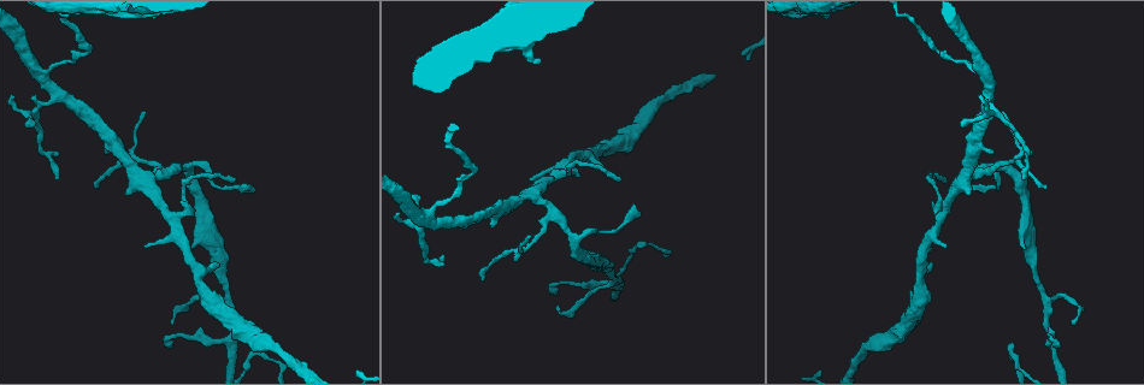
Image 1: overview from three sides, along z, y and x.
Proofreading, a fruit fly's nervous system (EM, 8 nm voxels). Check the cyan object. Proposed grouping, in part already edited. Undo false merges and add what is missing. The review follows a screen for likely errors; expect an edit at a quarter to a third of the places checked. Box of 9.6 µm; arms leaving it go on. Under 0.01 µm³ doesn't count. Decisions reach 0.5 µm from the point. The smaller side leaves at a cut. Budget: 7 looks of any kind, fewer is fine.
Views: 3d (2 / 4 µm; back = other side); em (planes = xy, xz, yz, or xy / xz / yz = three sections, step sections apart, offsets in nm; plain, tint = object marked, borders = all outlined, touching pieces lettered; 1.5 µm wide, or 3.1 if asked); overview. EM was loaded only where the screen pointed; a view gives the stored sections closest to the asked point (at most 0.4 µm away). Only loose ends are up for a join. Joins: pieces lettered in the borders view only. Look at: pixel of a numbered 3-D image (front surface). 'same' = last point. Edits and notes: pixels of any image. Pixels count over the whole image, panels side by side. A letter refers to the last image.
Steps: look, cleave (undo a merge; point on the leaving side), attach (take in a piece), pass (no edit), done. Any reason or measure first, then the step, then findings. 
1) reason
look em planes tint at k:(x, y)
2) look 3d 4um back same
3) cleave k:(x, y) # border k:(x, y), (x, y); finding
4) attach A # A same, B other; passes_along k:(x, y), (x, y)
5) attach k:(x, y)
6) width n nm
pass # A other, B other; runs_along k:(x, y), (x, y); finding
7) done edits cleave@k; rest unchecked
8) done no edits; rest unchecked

thin end
look em xz step 8 borders at 1:(944, 247)

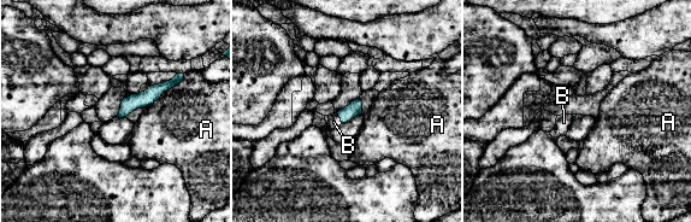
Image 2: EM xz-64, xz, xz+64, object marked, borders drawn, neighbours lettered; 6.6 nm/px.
attach B # A other, B same; passes_along 2:(354, 109), (340, 117), (334, 122); the neuron continues

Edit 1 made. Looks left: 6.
redraw
look overview

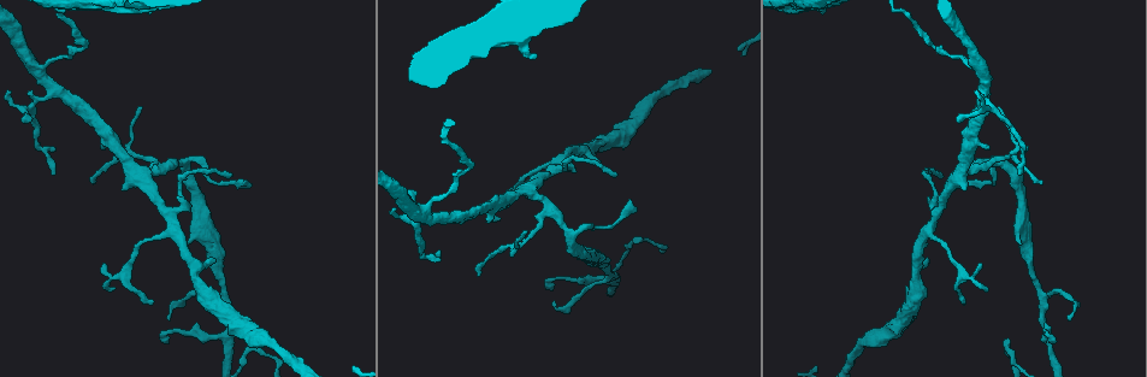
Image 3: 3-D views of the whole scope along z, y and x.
sharp bend
look 3d 4um at 3:(522, 244)

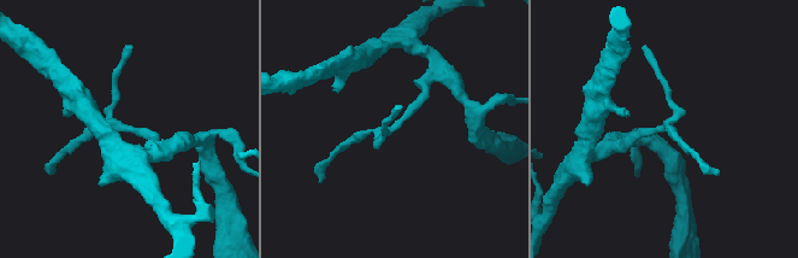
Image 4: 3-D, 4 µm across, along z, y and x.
need the tissue
look em xy step 8 tint at 4:(664, 130)

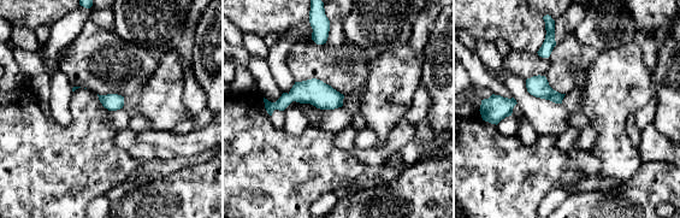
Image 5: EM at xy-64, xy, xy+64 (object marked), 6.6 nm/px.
look em xz step 4 borders same

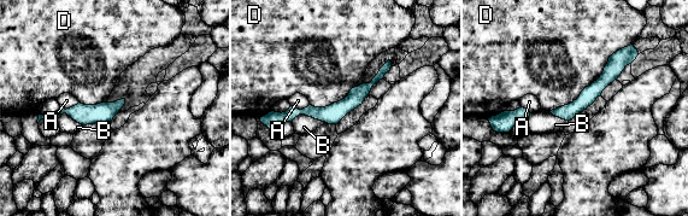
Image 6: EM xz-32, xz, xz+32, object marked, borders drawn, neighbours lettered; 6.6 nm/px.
pass # A other, B other, D other; runs_along 6:(387, 66), (335, 112), (275, 117); continuous, no second neuron

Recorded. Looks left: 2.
tapers out
look 3d 4um at 3:(439, 250)

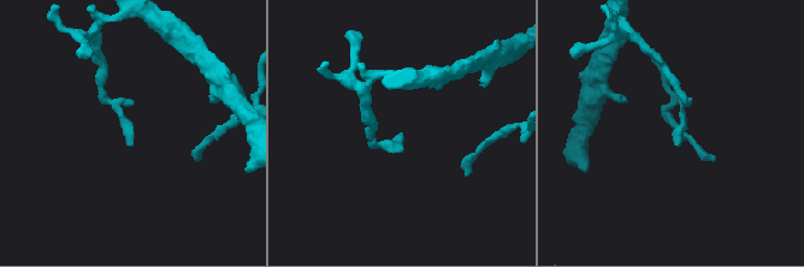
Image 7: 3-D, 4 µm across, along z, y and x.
look em planes borders at 7:(400, 134)

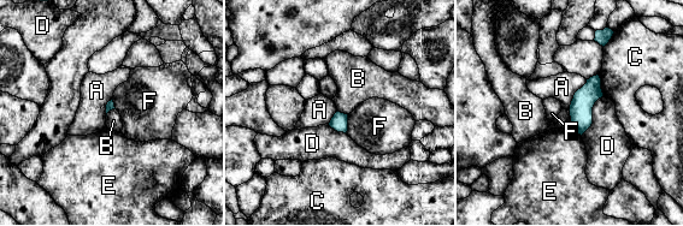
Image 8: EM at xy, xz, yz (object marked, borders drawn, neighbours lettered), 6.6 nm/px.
pass # A other, B other, C other, D other, E other, F other; border 8:(569, 109), (572, 126); no lettered piece goes on from it

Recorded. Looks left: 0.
done edits attach@2; rest unchecked

